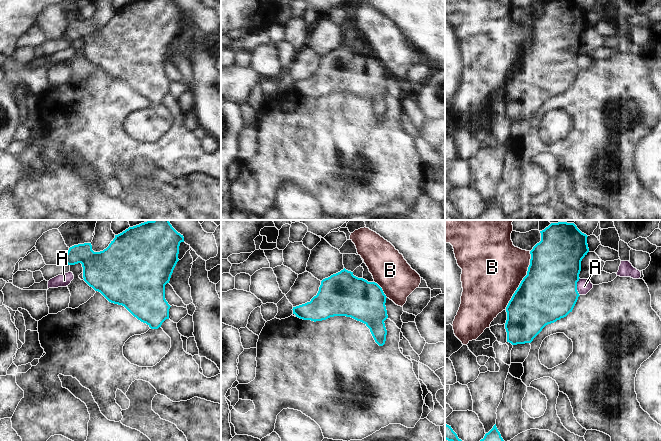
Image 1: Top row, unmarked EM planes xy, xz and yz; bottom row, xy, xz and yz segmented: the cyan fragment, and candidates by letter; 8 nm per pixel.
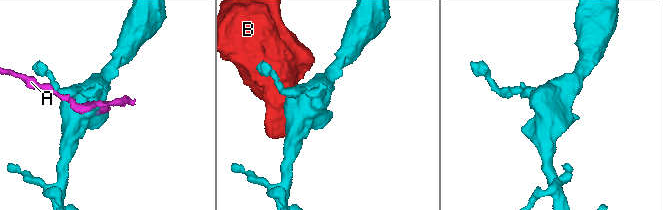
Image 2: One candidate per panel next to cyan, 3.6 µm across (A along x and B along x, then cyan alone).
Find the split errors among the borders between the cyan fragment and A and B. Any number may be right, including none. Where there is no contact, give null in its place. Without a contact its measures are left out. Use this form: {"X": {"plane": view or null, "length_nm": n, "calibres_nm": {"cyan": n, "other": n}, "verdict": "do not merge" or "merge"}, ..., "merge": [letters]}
{"A": {"plane": "yz", "length_nm": 140, "calibres_nm": {"cyan": 460, "other": 110}, "verdict": "do not merge"}, "B": {"plane": "yz", "length_nm": 500, "calibres_nm": {"cyan": 460, "other": 480}, "verdict": "do not merge"}, "merge": []}

